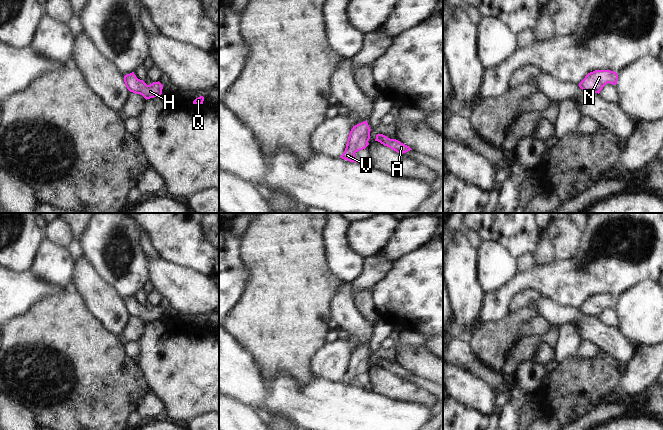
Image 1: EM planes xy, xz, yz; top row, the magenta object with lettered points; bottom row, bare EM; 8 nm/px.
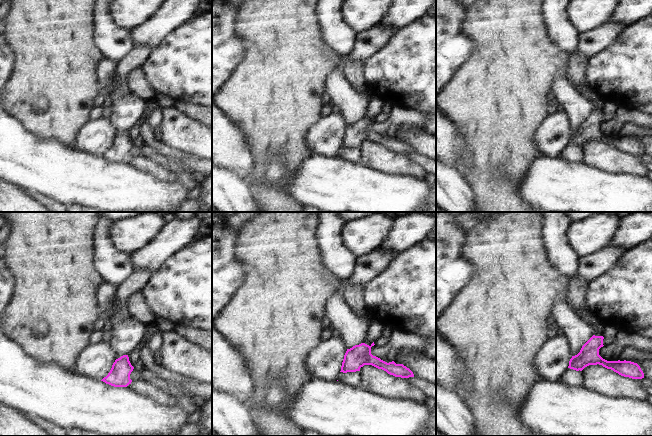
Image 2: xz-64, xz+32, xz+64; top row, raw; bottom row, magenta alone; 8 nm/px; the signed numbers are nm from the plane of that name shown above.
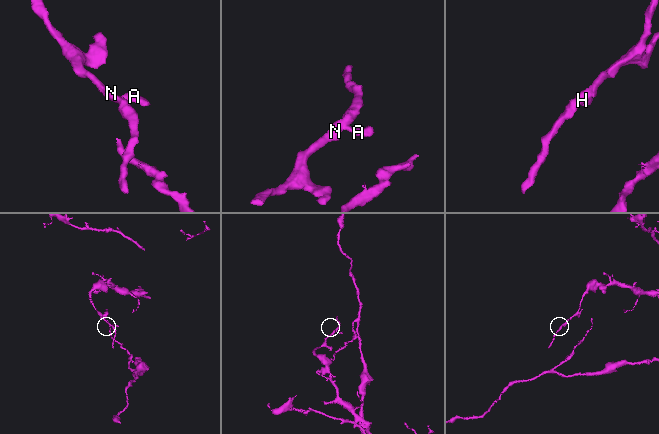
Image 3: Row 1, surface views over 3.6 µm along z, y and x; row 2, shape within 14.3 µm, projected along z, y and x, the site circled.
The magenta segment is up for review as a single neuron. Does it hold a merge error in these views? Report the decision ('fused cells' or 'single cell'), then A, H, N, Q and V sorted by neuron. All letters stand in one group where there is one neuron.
single cell | A H N Q V

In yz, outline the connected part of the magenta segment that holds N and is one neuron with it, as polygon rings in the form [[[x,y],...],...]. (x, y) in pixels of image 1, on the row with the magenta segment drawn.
[[[595,70],[585,76],[579,83],[579,87],[584,91],[599,94],[607,83],[616,85],[617,81],[618,74],[616,72],[610,70]]]

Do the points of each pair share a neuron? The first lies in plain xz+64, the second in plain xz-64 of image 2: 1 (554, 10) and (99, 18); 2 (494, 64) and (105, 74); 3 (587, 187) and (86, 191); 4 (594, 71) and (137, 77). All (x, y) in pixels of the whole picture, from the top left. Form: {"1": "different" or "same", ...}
{"1": "same", "2": "different", "3": "same", "4": "different"}

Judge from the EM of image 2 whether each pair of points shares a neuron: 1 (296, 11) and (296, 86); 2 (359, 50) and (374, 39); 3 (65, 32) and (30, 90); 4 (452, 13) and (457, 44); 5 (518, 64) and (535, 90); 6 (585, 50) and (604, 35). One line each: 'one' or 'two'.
1: one
2: one
3: one
4: one
5: one
6: one

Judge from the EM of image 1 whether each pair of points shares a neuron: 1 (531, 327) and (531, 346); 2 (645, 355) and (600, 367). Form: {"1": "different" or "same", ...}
{"1": "different", "2": "different"}

